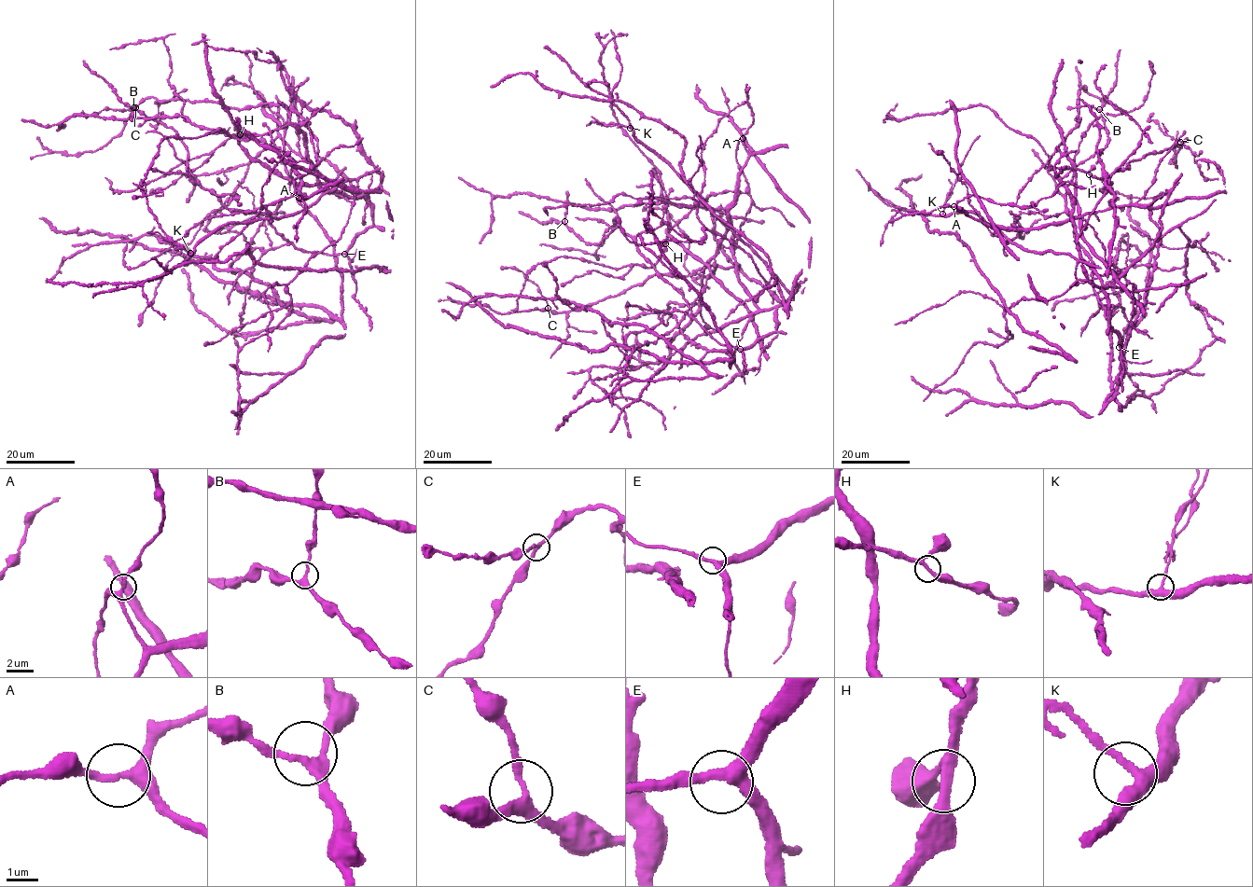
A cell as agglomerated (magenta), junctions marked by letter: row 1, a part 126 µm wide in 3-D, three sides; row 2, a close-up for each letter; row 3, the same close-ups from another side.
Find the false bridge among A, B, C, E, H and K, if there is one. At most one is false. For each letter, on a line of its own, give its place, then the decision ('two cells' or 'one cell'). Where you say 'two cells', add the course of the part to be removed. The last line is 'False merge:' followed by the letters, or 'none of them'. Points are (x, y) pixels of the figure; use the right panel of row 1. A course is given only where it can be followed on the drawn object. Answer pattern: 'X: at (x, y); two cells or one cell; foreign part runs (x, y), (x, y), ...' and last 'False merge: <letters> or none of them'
A: at (953, 206); one cell
B: at (1099, 109); one cell
C: at (1180, 142); one cell
E: at (1119, 347); one cell
H: at (1089, 174); one cell
K: at (942, 214); one cell
False merge: none of them

